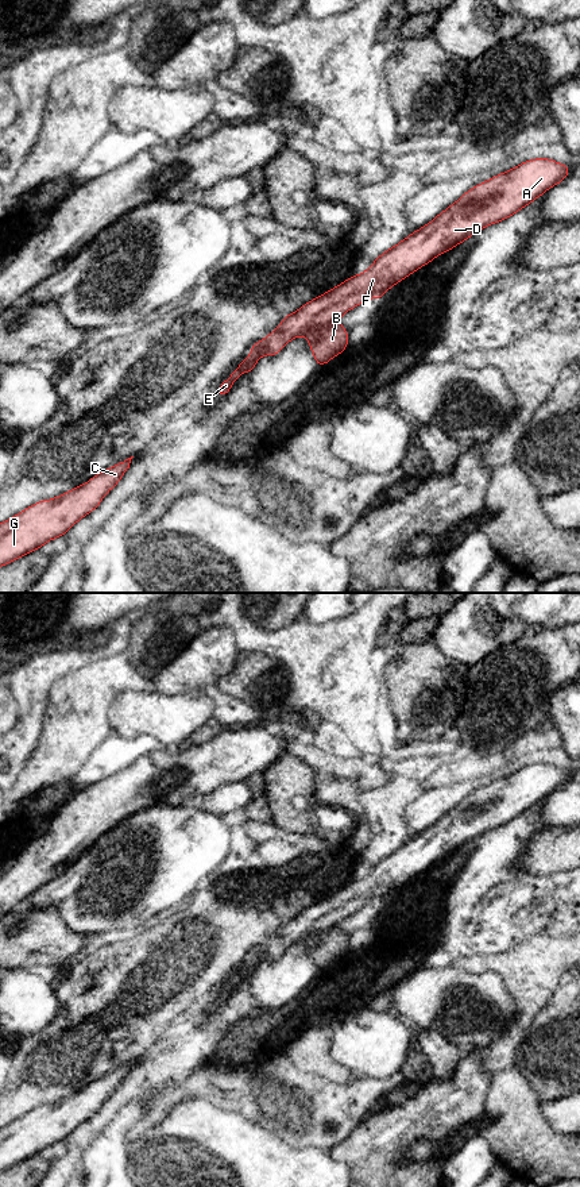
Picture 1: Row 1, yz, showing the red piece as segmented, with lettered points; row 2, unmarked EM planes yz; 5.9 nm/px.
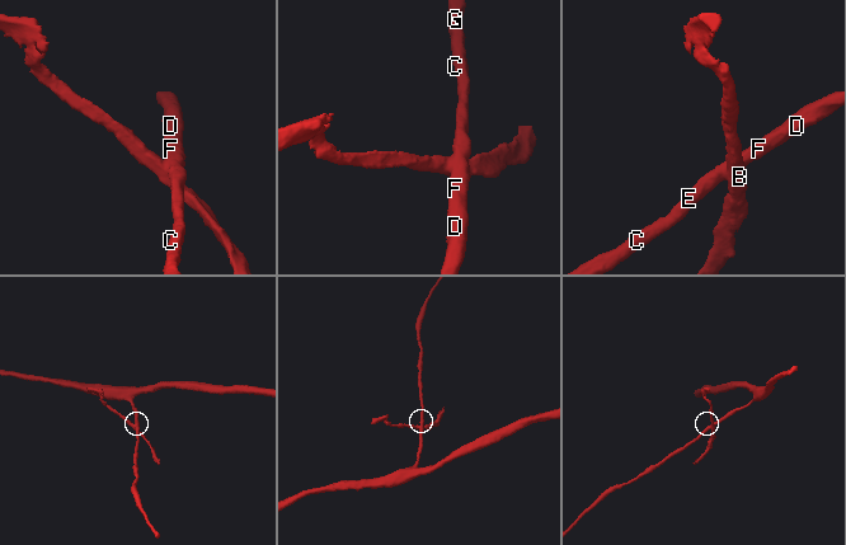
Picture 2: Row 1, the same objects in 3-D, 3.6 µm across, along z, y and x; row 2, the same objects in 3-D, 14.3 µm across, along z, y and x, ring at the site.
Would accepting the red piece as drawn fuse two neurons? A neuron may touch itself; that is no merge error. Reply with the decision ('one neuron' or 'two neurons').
two neurons

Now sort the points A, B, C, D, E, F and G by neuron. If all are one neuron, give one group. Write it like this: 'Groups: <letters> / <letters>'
Groups: A C D E F G / B

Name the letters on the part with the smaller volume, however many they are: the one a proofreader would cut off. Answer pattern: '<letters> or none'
B

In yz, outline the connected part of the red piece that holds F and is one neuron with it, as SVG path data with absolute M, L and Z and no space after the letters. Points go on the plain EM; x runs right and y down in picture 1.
M535 763L500 778L465 797L456 808L436 821L430 828L414 836L397 851L379 860L361 879L352 880L339 891L306 907L297 917L283 921L279 932L259 948L251 948L252 956L229 983L220 988L216 1001L225 1001L233 987L245 976L251 978L256 967L264 960L275 961L291 944L308 941L312 934L321 934L339 925L349 914L363 909L368 903L380 903L391 891L413 879L419 872L432 867L436 862L465 847L482 833L502 826L521 816L548 794L562 787L571 774L548 763Z

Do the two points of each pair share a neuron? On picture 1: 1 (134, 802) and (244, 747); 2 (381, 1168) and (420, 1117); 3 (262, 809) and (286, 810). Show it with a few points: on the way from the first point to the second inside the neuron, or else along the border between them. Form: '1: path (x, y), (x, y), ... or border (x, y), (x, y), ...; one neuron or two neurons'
1: path (155, 775), (176, 762), (215, 762); one neuron
2: path (381, 1156), (408, 1129); one neuron
3: border (263, 778), (267, 806), (273, 821); two neurons

